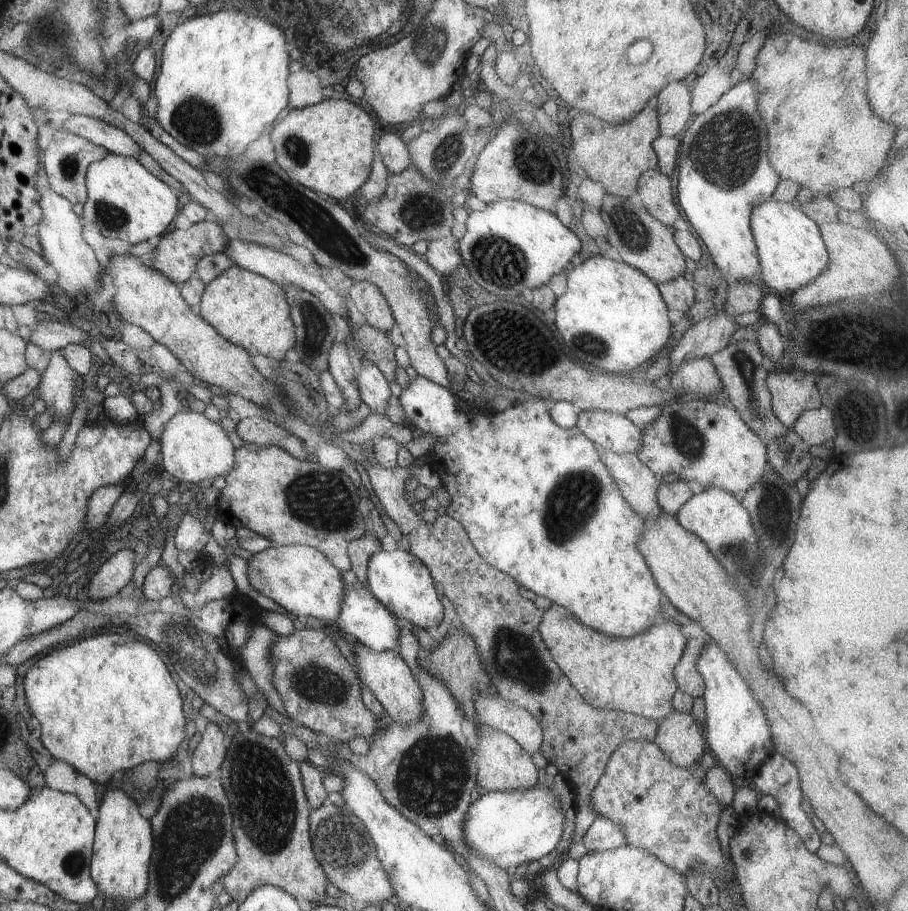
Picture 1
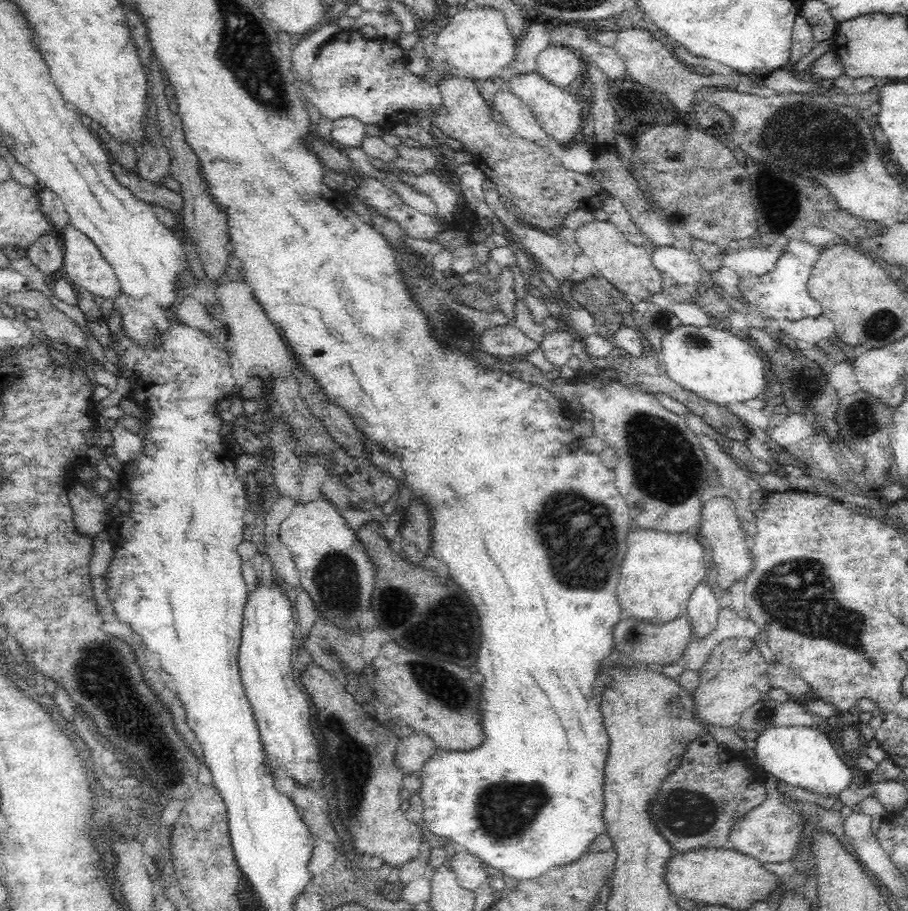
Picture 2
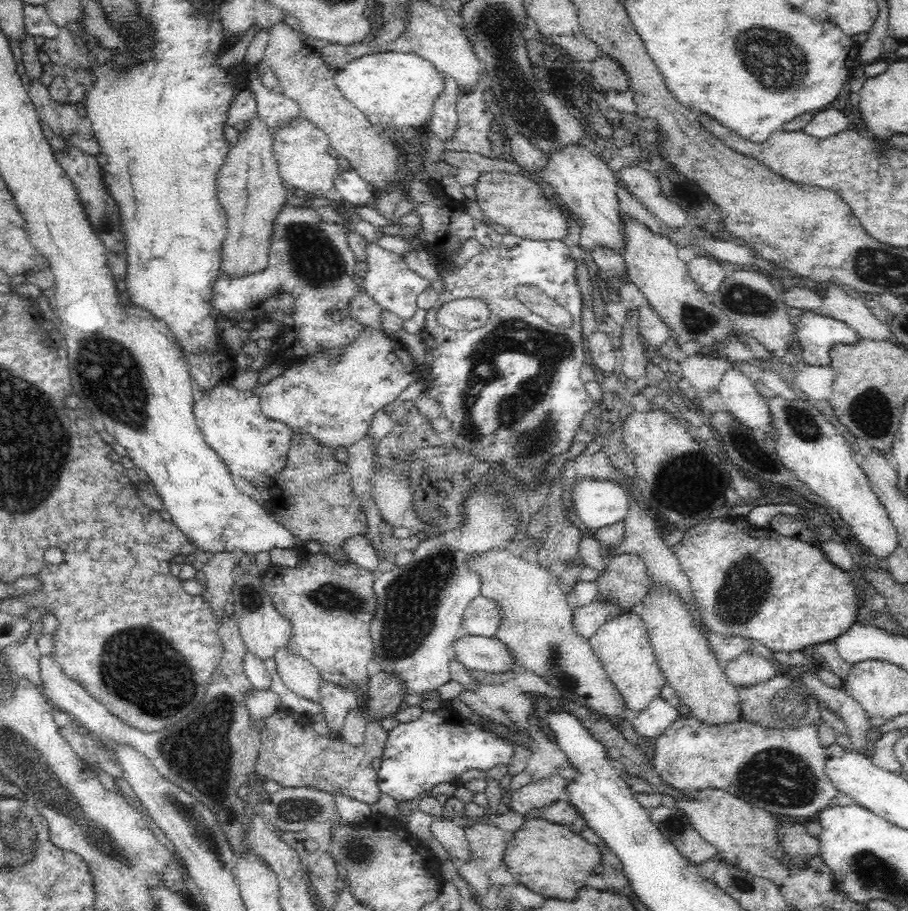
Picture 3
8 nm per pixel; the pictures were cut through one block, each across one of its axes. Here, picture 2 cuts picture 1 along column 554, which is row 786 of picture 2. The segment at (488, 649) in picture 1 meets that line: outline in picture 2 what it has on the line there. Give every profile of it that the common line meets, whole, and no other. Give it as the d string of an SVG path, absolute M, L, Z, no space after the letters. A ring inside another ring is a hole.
M706 734L692 741L679 764L675 772L665 778L659 795L649 808L649 814L653 818L657 831L670 843L676 853L690 852L704 847L727 848L730 831L737 820L766 800L766 786L770 783L768 781L770 777L763 769L750 767L743 758L743 752L729 749L726 745L718 743L712 734Z

